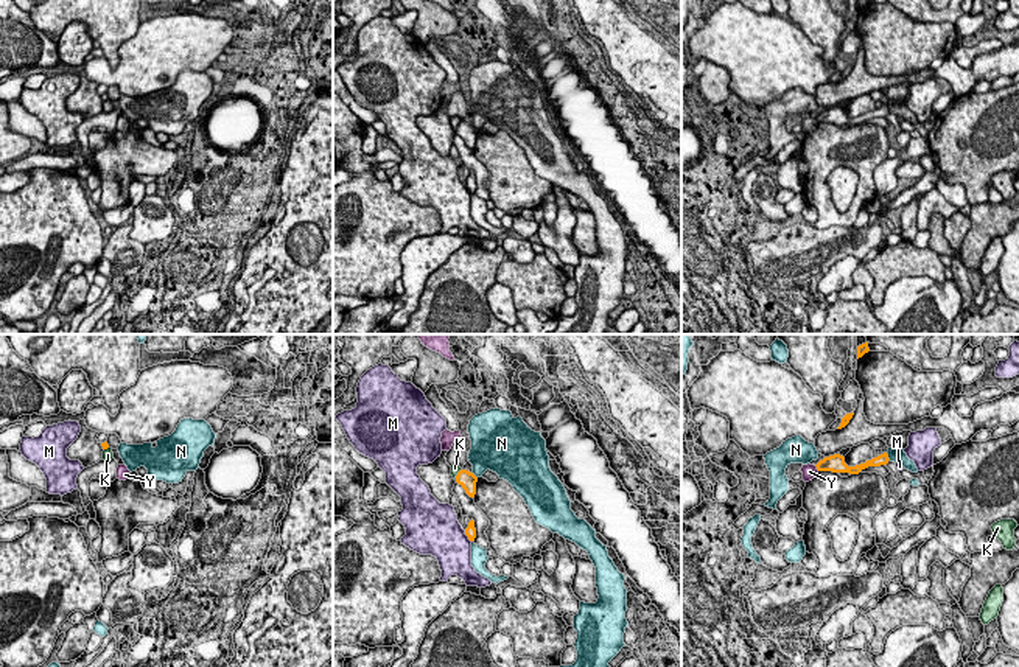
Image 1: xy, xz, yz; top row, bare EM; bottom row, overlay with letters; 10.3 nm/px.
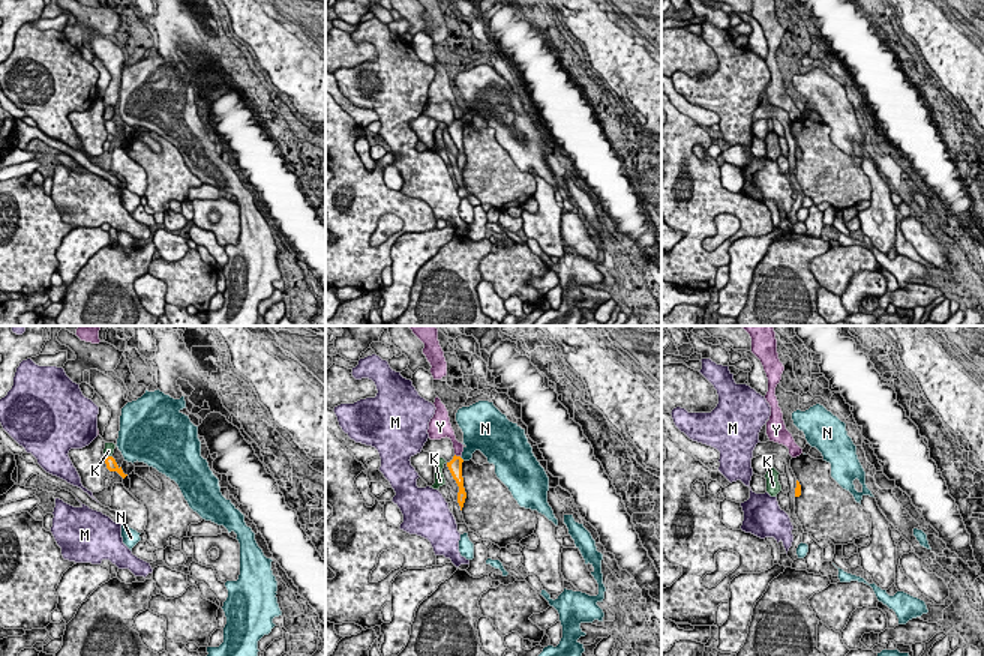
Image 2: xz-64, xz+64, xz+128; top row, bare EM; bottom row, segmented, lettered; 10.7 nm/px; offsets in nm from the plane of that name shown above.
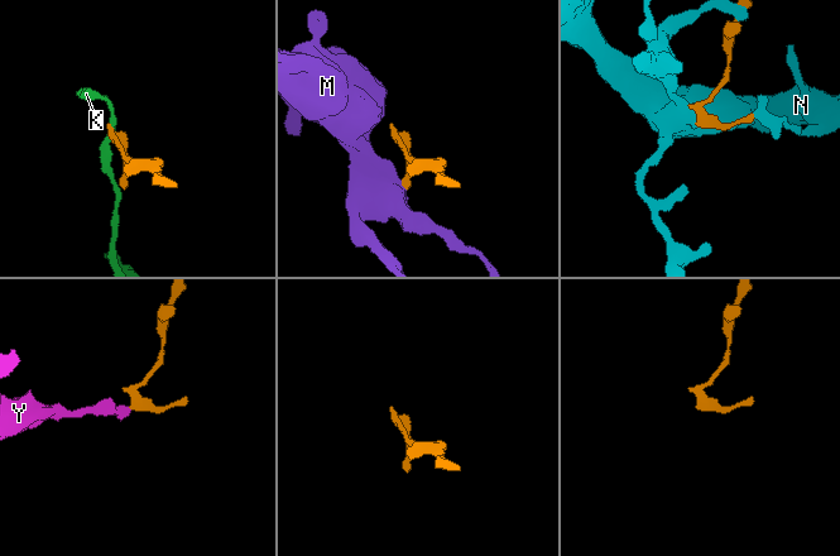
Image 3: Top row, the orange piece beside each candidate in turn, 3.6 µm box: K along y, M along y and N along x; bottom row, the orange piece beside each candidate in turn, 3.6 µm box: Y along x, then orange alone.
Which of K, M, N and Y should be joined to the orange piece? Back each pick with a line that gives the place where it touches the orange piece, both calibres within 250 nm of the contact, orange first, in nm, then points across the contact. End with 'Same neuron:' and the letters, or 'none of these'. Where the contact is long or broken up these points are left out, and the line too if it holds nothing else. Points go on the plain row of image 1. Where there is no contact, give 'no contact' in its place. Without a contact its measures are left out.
Same neuron: none of these

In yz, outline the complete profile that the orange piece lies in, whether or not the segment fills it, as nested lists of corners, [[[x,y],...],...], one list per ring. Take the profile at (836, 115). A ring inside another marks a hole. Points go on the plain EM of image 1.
[[[884,104],[871,112],[867,112],[865,115],[856,117],[856,118],[848,118],[845,115],[845,109],[840,106],[834,106],[829,109],[825,109],[820,112],[815,118],[818,123],[832,123],[832,124],[849,124],[849,126],[859,126],[862,121],[868,118],[881,118],[888,115],[888,106]]]

